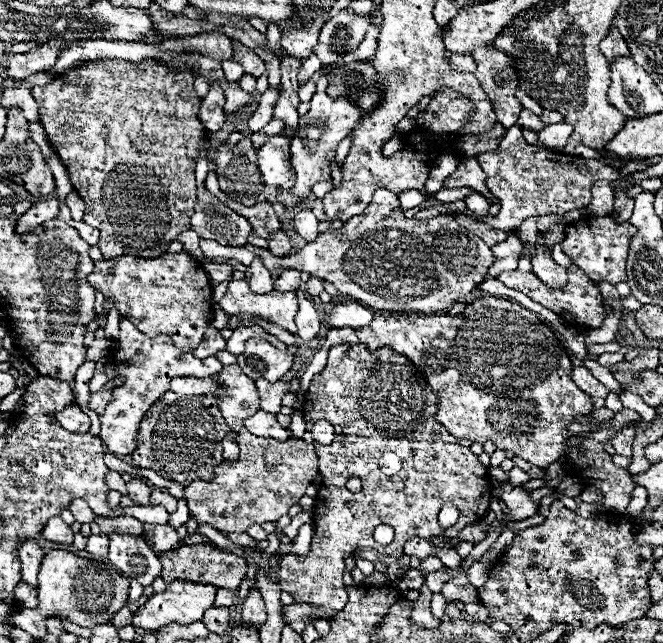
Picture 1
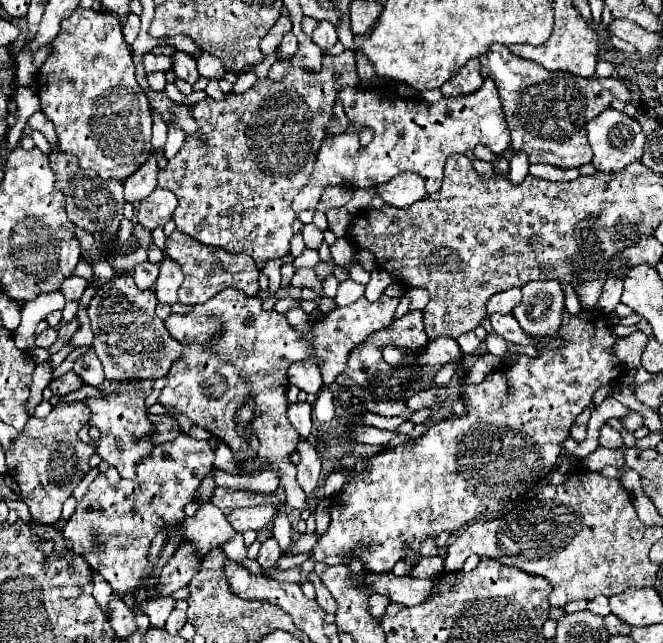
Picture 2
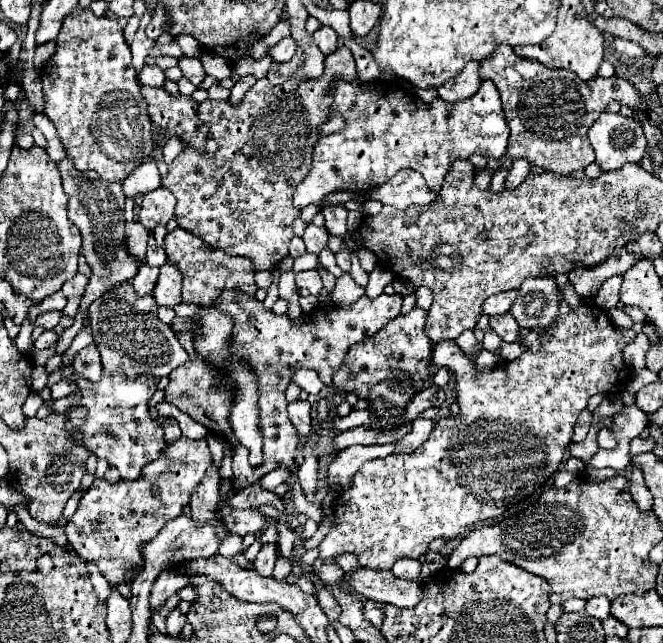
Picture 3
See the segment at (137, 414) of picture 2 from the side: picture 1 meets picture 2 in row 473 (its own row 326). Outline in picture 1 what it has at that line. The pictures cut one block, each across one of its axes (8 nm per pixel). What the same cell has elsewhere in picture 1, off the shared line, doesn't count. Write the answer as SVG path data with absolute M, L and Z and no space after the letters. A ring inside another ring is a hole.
M120 316L118 348L114 350L112 366L114 366L114 374L124 378L124 384L112 388L112 402L106 406L104 414L100 414L102 430L98 436L102 438L106 450L116 456L128 456L136 448L136 436L138 436L142 418L146 416L150 406L170 388L172 378L176 376L208 378L208 376L218 374L218 370L222 370L222 364L216 356L198 360L190 352L176 348L170 336L148 338L130 320L122 316Z

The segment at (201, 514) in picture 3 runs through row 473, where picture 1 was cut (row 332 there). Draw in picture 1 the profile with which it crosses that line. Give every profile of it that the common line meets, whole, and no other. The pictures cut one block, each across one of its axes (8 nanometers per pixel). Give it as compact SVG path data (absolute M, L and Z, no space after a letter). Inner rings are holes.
M210 326L210 330L206 330L206 338L200 342L200 346L192 354L196 358L208 358L210 354L218 354L220 350L226 350L226 340L220 336L220 330Z

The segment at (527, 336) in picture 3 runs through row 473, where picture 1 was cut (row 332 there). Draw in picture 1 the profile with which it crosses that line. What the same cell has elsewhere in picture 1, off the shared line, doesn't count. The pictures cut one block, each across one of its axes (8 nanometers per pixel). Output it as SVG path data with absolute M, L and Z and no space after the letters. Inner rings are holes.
M498 296L476 298L456 316L378 312L374 314L370 326L358 328L356 332L360 342L370 346L370 350L376 350L378 346L390 346L392 350L406 354L406 358L410 358L426 374L430 388L440 398L440 410L436 418L448 428L452 436L468 438L480 444L492 440L496 448L526 458L526 462L538 468L548 468L560 456L568 454L566 440L572 436L568 432L568 424L574 422L576 414L592 412L590 396L582 392L570 378L574 366L558 336L534 312L522 308L516 302Z

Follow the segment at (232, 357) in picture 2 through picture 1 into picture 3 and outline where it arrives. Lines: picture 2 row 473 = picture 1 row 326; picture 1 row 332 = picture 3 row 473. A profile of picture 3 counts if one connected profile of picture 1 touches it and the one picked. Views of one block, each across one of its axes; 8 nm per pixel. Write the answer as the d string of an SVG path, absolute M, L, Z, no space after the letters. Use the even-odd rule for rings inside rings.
M224 290L216 302L216 308L224 308L234 320L234 334L232 334L232 352L250 360L260 386L260 422L264 432L264 456L276 458L282 468L292 468L288 478L288 498L294 508L304 514L306 518L314 520L316 524L322 522L322 508L320 504L308 504L302 496L300 484L296 480L296 464L294 454L298 450L298 432L294 430L292 422L286 414L286 388L292 382L292 374L296 368L310 368L322 374L322 382L328 386L332 384L334 372L340 368L342 358L346 356L348 348L356 342L362 342L370 334L378 332L386 326L392 318L400 314L402 296L398 294L380 294L378 298L368 298L366 294L352 302L350 306L334 306L334 304L320 304L312 310L312 314L302 314L302 322L290 322L288 314L276 316L272 310L264 308L260 300L248 296L238 290Z

